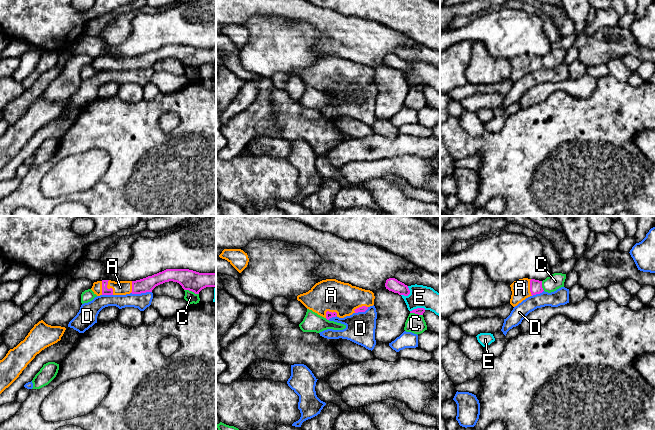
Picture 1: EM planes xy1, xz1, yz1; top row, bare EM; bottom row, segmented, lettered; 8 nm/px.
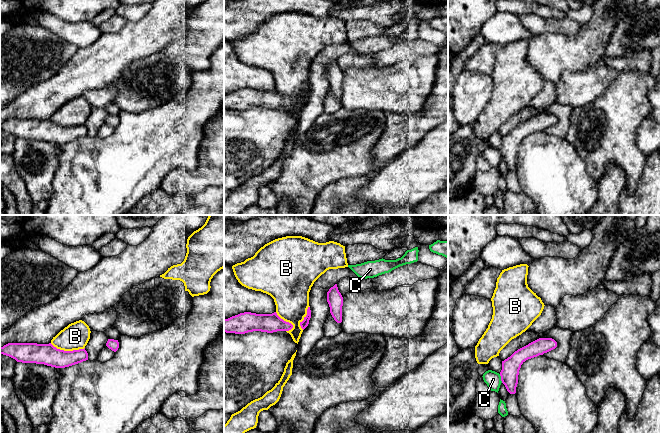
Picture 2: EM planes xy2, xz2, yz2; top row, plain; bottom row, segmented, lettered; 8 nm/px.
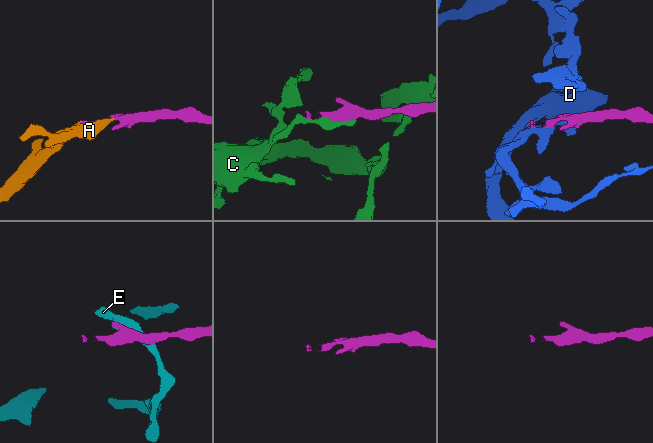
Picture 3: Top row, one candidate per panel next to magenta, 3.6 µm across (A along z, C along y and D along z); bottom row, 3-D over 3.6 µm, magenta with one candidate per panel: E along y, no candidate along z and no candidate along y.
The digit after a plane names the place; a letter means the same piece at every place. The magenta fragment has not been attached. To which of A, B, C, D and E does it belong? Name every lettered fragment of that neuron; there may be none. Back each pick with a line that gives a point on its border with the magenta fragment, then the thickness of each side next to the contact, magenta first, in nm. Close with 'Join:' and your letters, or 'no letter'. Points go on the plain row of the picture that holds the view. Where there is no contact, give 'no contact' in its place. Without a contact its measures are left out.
A: xy1 (110, 64) | 60/110 nm
Join: A

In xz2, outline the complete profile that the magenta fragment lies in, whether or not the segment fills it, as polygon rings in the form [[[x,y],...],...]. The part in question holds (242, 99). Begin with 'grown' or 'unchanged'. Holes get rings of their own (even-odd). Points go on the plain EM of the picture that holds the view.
unchanged; [[[244,88],[224,95],[224,108],[245,110],[253,107],[273,109],[289,107],[293,101],[281,95],[276,88],[272,90],[256,90]]]

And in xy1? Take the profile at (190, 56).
grown; [[[166,45],[136,57],[97,57],[93,59],[91,66],[97,72],[141,70],[152,68],[156,62],[169,57],[179,59],[184,66],[199,70],[206,63],[216,63],[216,49],[199,49],[189,45]]]

